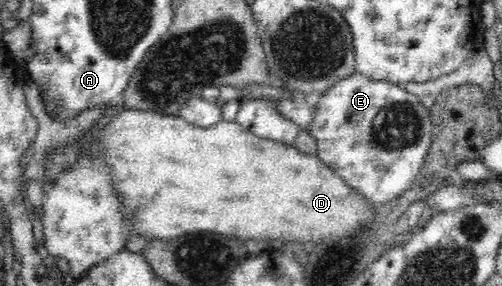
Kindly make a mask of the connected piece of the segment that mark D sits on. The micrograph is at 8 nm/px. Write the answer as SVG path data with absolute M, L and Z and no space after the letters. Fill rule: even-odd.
M124 108L124 111L118 113L118 117L112 117L104 127L97 127L95 124L90 130L84 130L77 135L78 139L74 139L72 143L58 147L58 149L50 149L46 153L46 159L43 162L43 177L38 179L41 188L46 194L46 189L52 187L58 179L62 179L64 173L68 173L70 169L74 169L83 158L87 156L96 156L100 158L100 162L107 165L107 175L110 175L110 183L116 191L116 195L120 197L120 211L122 218L126 222L126 228L132 236L147 237L148 239L170 241L182 233L190 233L190 231L216 231L220 235L236 235L236 237L244 237L244 239L268 239L268 237L276 237L280 239L284 235L284 239L288 241L296 241L300 239L304 241L322 241L322 239L330 239L330 237L342 237L346 233L352 233L354 229L358 229L358 225L366 225L372 219L374 213L374 205L370 205L367 201L355 195L349 187L330 171L315 156L308 156L296 150L292 145L286 146L280 143L258 137L248 130L244 130L236 121L220 121L217 125L210 128L202 128L191 125L189 122L178 118L175 115L165 115L164 113L156 113L152 111L140 111L138 109Z

